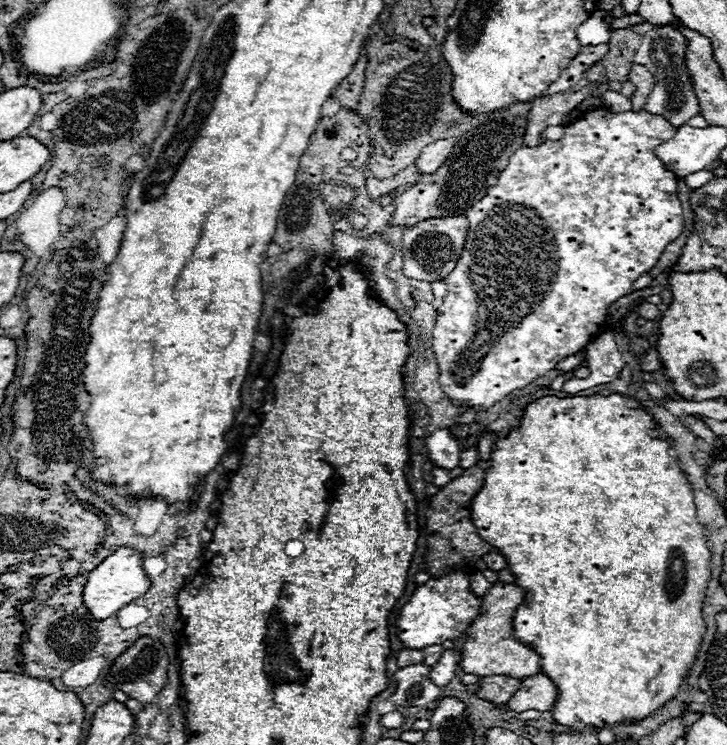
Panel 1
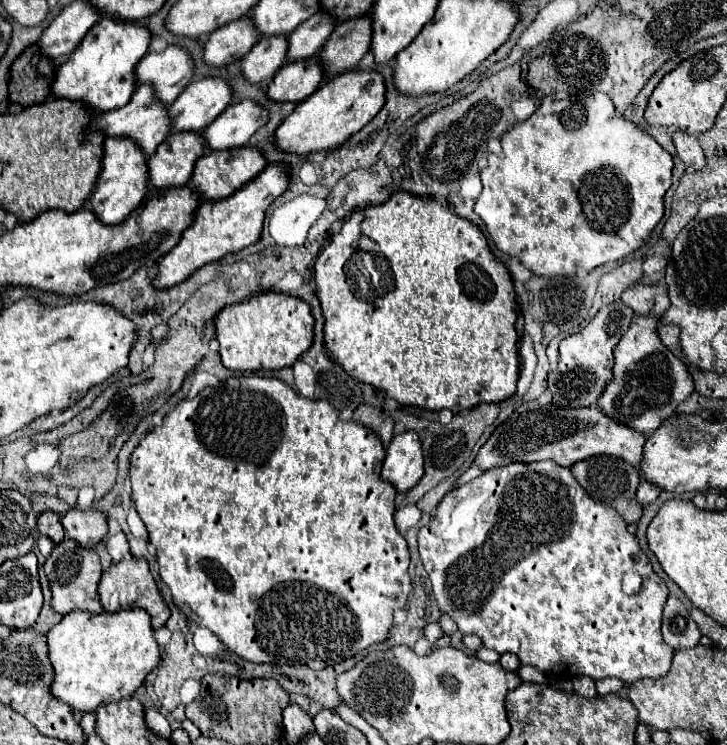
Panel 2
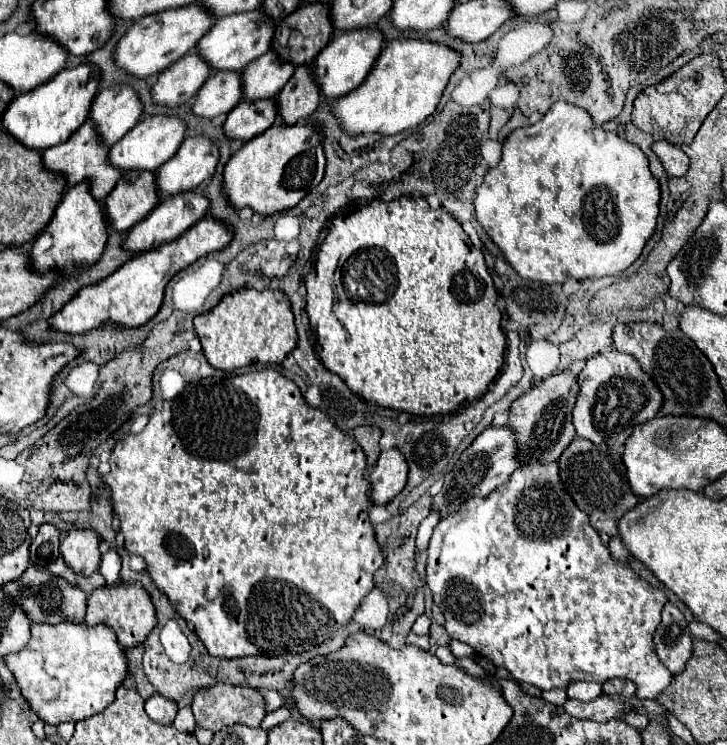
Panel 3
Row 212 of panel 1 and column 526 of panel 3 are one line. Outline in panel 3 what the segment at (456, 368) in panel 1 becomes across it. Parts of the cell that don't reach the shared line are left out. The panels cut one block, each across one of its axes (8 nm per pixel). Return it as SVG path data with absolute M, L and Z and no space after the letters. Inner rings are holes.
M558 462L526 464L520 470L516 470L504 486L498 486L486 498L474 496L468 502L464 502L464 506L460 506L458 512L440 518L440 522L434 528L434 534L430 538L430 546L428 546L426 574L428 574L426 584L432 590L434 604L442 610L442 614L446 618L444 628L450 634L450 638L470 644L478 656L492 660L496 668L506 668L518 682L528 682L532 686L538 686L540 690L552 690L552 688L566 688L574 680L592 680L592 682L602 684L610 678L620 676L620 678L628 678L636 684L636 698L638 700L656 698L672 682L672 674L658 660L658 656L654 652L654 642L652 642L654 630L660 624L660 612L662 612L664 604L668 602L666 594L662 590L652 588L646 580L642 582L636 576L636 572L630 568L628 562L618 562L612 558L608 546L602 544L600 534L590 526L588 514L582 512L572 502L572 496L566 492L564 482L560 478Z

